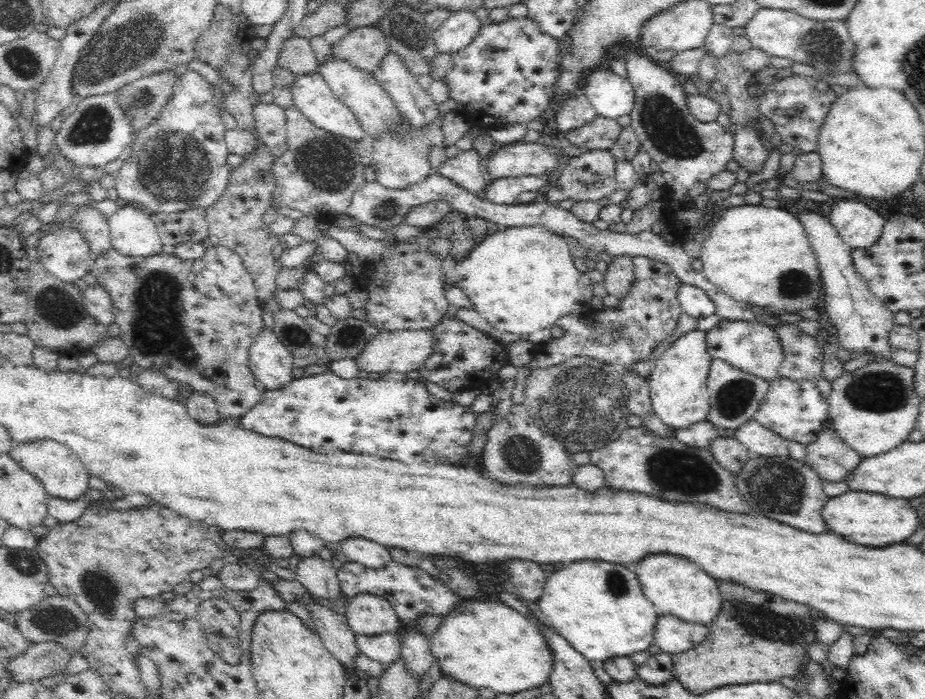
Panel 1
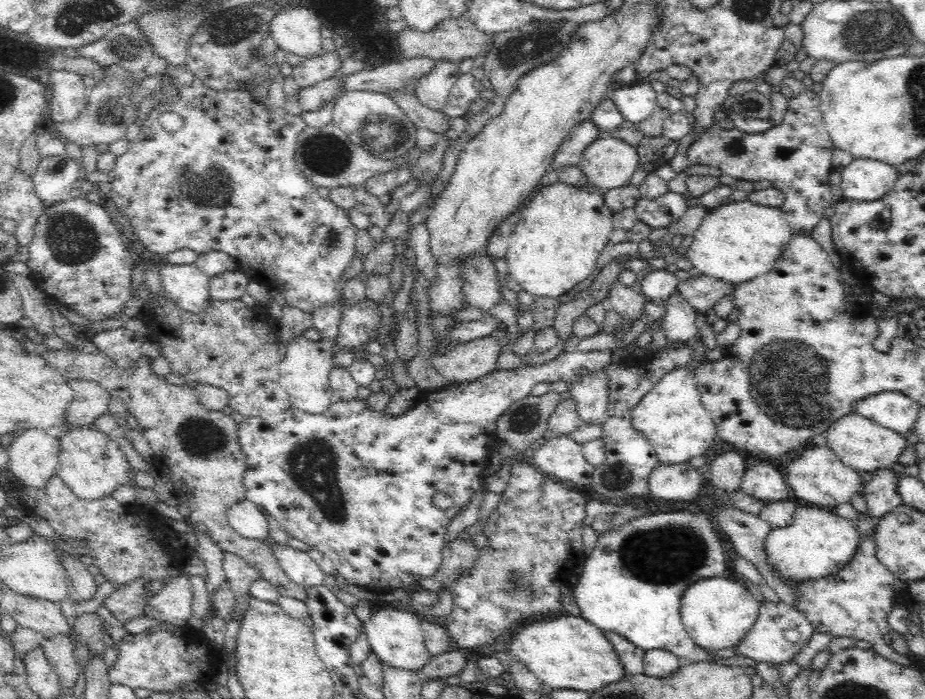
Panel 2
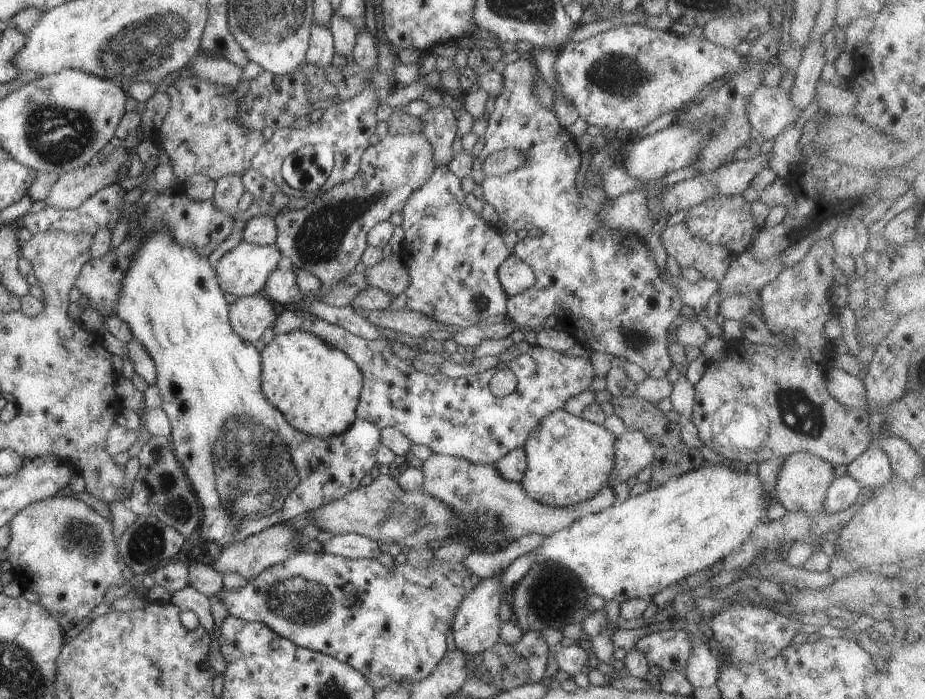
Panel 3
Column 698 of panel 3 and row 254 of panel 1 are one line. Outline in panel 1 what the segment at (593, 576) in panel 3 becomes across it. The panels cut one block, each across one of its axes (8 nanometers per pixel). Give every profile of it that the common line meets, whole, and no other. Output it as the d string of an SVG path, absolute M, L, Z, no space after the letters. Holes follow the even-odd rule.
M544 227L505 228L484 238L457 263L456 286L469 298L472 308L496 330L524 340L534 331L554 327L558 318L570 314L574 304L580 302L580 272L574 267L573 259L564 239Z

